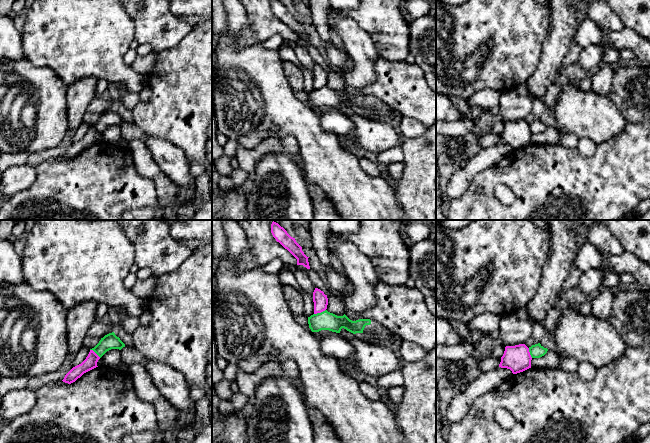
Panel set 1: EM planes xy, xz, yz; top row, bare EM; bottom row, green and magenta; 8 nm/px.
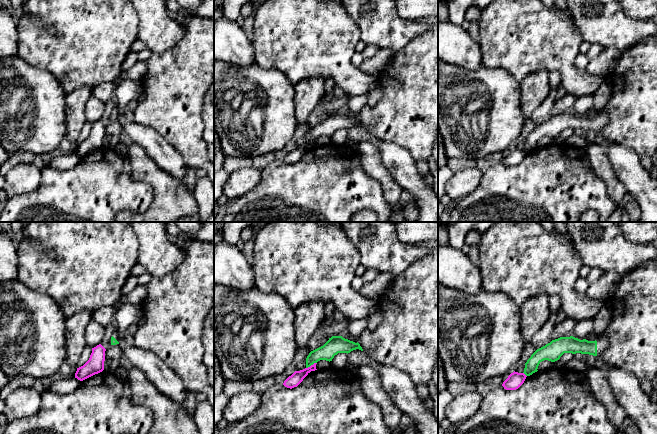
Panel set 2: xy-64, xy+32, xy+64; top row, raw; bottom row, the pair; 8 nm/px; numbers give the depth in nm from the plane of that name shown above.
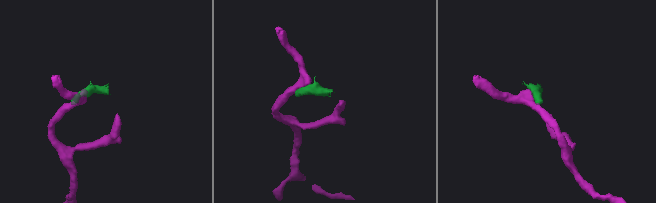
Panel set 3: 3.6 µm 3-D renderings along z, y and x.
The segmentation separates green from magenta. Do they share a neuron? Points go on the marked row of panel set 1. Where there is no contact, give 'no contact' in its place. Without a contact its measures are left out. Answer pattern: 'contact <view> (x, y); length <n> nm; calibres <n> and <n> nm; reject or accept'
contact xz (319, 313); length 100 nm; calibres 150 and 120 nm; reject

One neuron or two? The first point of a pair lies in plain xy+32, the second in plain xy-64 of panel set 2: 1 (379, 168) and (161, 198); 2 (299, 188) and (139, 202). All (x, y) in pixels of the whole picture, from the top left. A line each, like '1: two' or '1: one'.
1: one
2: one

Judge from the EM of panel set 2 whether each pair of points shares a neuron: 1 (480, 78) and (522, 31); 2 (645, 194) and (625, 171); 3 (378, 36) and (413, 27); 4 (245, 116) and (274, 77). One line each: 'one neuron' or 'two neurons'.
1: two neurons
2: one neuron
3: one neuron
4: one neuron

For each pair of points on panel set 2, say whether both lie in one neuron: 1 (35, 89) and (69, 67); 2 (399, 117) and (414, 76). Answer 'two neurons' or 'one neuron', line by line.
1: two neurons
2: one neuron

